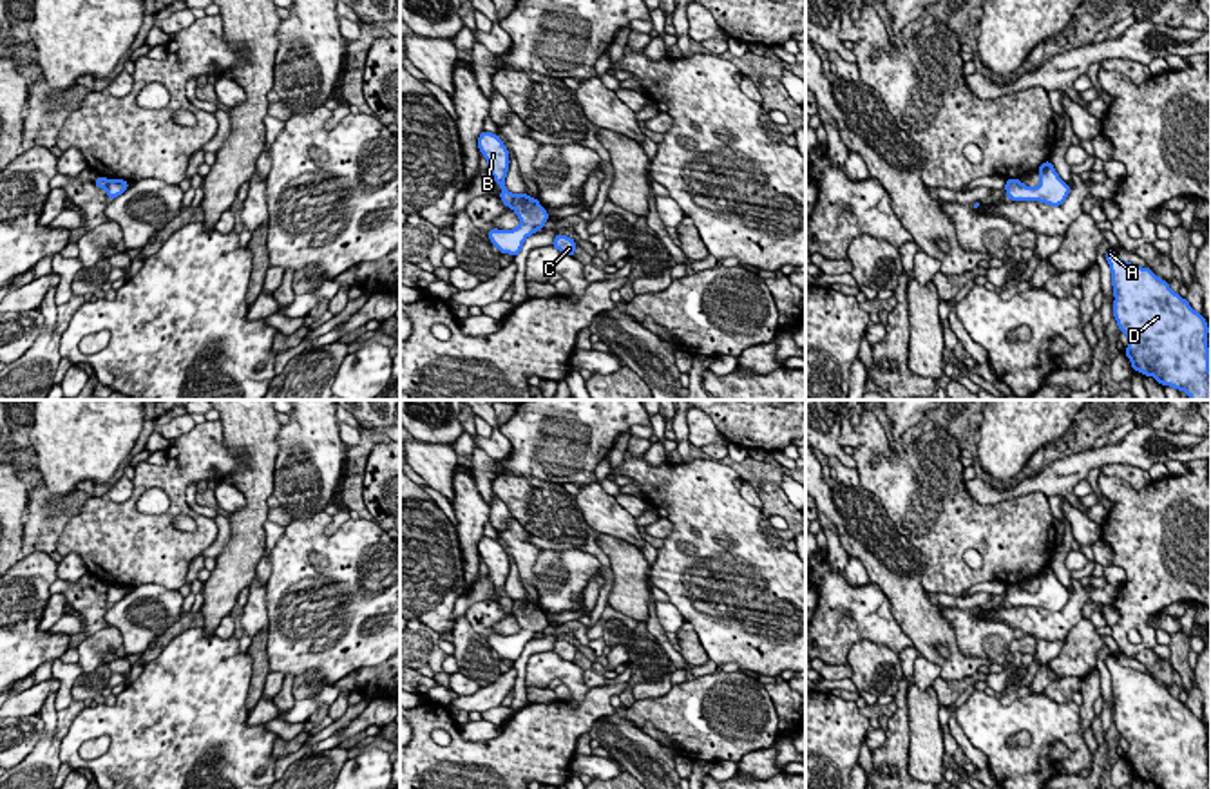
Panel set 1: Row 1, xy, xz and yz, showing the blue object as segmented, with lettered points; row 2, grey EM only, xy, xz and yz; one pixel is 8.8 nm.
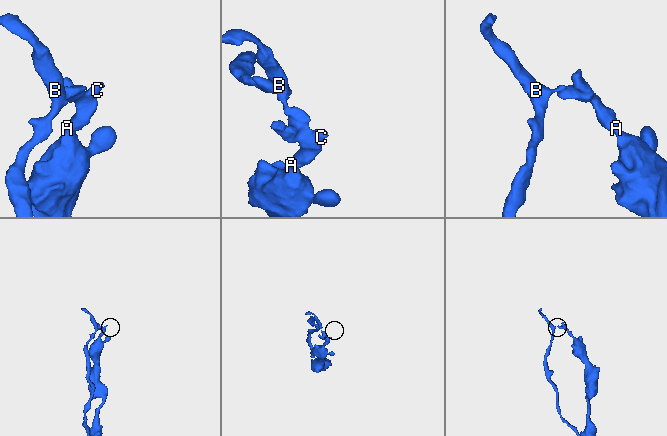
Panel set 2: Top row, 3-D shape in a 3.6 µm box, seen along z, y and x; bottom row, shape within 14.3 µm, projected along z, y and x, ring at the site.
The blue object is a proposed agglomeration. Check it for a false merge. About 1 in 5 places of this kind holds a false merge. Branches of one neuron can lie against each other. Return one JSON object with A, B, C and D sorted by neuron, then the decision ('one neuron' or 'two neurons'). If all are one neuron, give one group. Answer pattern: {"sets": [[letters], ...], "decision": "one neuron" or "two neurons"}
{"sets": [["A", "C", "D"], ["B"]], "decision": "two neurons"}

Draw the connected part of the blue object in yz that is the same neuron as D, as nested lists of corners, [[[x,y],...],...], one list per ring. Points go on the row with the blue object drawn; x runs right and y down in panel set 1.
[[[1110,248],[1106,261],[1111,270],[1113,317],[1119,329],[1128,337],[1124,349],[1135,371],[1151,375],[1160,385],[1184,389],[1191,400],[1211,400],[1211,373],[1207,347],[1207,322],[1186,299],[1159,279],[1149,268],[1120,261]]]

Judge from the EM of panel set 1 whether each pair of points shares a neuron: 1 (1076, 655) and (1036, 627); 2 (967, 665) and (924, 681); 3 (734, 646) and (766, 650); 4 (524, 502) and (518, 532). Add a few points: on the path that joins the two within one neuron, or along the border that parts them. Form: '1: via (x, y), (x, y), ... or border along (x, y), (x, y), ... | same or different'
1: border along (1083, 616), (1063, 639) | different
2: border along (920, 654), (938, 666), (940, 675) | different
3: via (741, 645), (759, 645) | same
4: border along (511, 514), (531, 534) | different

